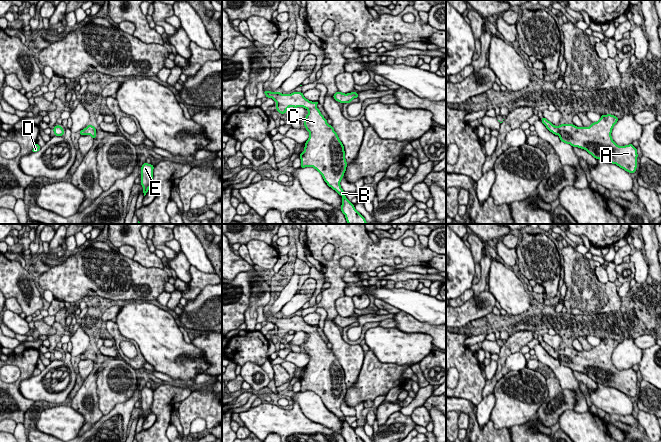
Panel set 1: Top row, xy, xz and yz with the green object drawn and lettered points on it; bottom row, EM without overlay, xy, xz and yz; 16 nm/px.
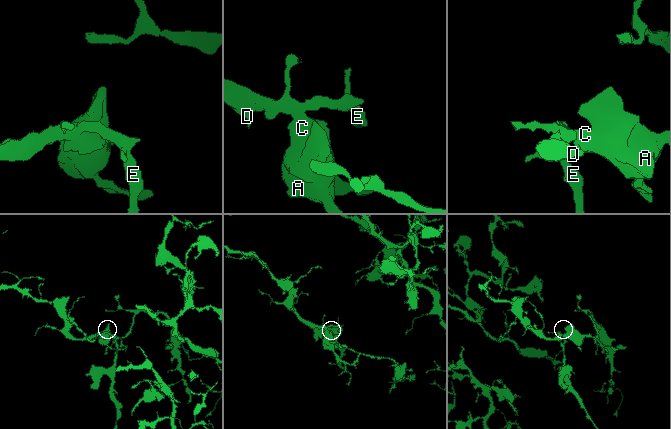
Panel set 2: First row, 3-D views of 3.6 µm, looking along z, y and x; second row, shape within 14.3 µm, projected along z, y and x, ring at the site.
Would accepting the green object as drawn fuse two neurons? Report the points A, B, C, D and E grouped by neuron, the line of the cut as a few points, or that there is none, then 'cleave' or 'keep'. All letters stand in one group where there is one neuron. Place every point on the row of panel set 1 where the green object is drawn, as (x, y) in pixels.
groups A B C D E; cut none; keep

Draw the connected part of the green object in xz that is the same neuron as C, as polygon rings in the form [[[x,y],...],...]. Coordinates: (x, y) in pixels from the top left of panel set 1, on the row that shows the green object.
[[[264,90],[267,98],[272,98],[276,102],[277,112],[285,114],[287,109],[292,106],[294,108],[303,107],[308,110],[308,114],[304,119],[305,129],[310,133],[308,140],[305,142],[304,151],[299,155],[301,159],[301,168],[313,167],[323,177],[329,187],[342,196],[341,212],[345,215],[348,224],[367,224],[365,218],[355,209],[355,206],[346,198],[345,192],[341,188],[340,182],[344,177],[347,162],[345,159],[345,151],[342,142],[332,125],[327,123],[327,119],[321,114],[317,108],[318,101],[312,102],[306,99],[302,92],[293,92],[291,94],[282,94]]]

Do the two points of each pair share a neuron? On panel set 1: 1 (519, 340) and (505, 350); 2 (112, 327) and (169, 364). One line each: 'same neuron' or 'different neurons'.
1: same neuron
2: different neurons

